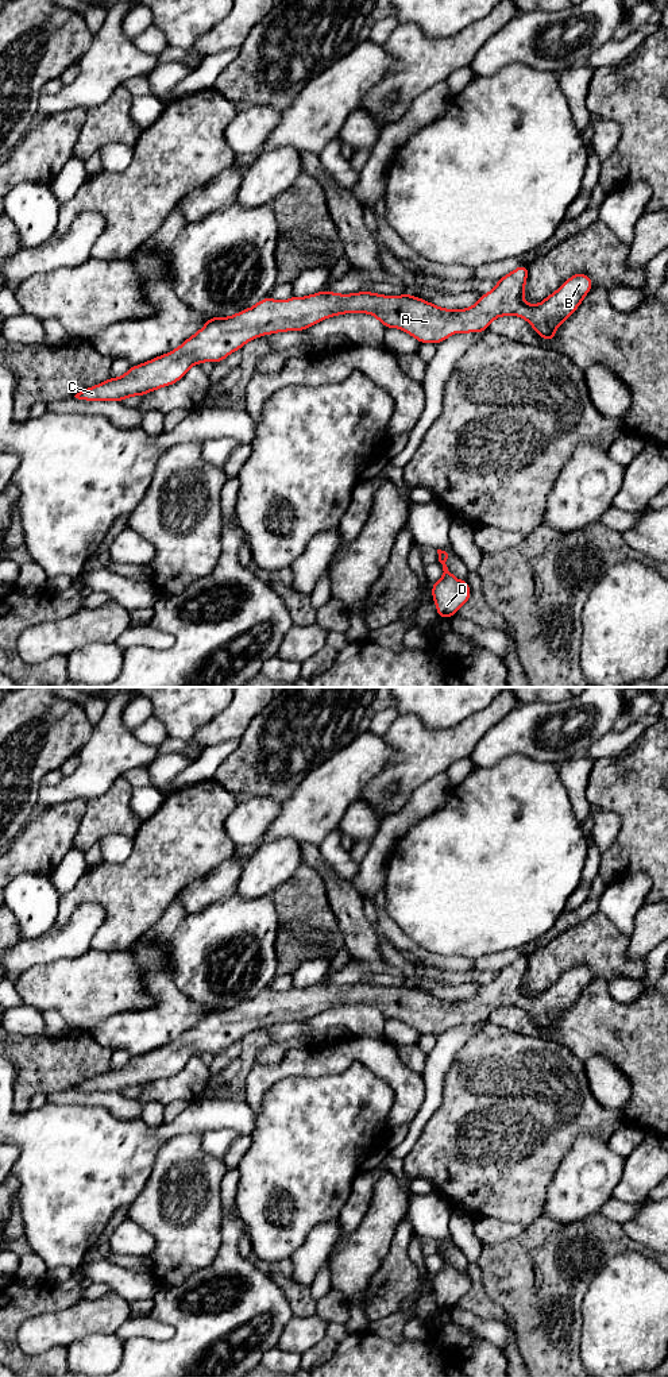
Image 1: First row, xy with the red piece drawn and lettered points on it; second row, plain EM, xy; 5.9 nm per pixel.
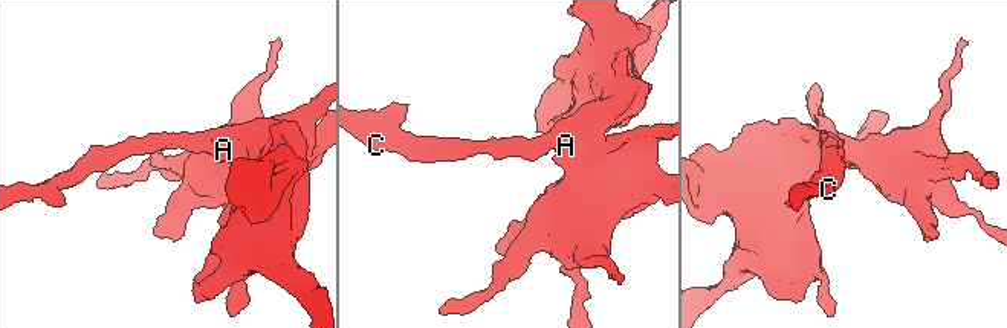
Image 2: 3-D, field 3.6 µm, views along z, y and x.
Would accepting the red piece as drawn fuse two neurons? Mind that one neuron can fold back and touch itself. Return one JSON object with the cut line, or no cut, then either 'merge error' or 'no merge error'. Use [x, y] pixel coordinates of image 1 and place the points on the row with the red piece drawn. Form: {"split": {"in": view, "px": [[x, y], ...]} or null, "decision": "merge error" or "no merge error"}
{"split": null, "decision": "no merge error"}

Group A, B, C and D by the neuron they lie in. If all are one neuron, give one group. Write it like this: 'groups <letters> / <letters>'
groups A B C D

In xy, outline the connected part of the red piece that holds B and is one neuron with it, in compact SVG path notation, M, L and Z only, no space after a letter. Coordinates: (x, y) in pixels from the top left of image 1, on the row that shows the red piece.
M521 265L502 277L491 292L482 294L468 309L439 308L409 293L402 296L383 296L371 292L340 294L321 290L306 297L293 296L285 301L265 297L250 309L243 309L229 317L211 316L200 331L186 339L175 350L142 364L131 366L124 375L109 378L96 386L84 389L74 397L84 401L124 401L131 396L140 397L178 382L193 364L200 364L201 362L219 363L255 338L275 332L305 331L328 317L343 313L370 313L377 317L385 328L399 328L420 343L437 344L448 339L453 332L486 332L489 324L499 316L521 316L534 328L538 336L551 342L555 339L557 327L575 313L594 284L587 274L578 273L569 277L556 292L549 294L538 305L533 305L526 304L522 298L528 274L529 267Z

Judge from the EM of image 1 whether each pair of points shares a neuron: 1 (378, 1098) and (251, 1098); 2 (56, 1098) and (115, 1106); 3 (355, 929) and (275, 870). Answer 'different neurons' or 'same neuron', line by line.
1: different neurons
2: same neuron
3: different neurons

